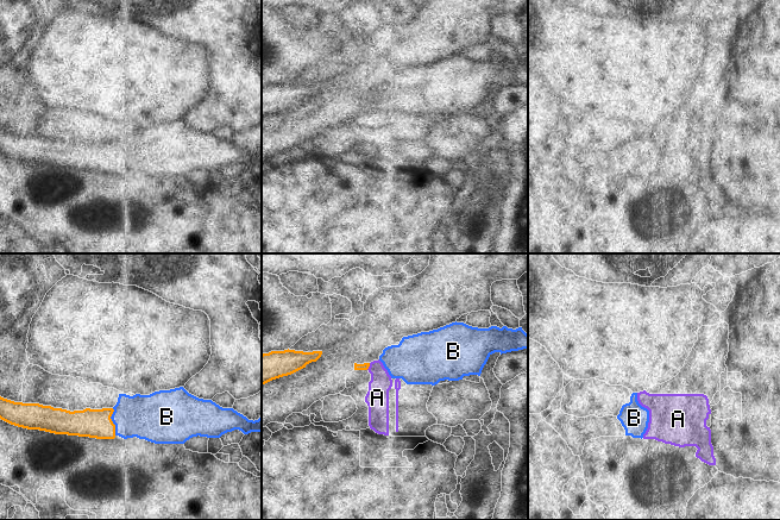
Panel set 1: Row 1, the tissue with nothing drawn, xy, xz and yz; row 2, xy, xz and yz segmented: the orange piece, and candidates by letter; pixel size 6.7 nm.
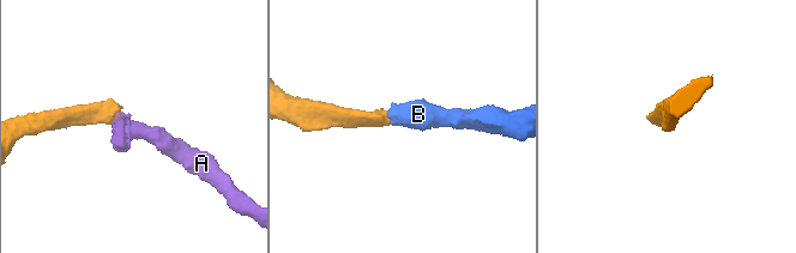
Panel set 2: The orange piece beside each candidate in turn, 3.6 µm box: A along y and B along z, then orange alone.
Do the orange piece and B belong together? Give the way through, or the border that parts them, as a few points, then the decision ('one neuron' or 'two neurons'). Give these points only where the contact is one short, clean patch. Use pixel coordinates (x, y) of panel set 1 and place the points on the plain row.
across xy (98, 157), (112, 155), (131, 150), (146, 150) | one neuron

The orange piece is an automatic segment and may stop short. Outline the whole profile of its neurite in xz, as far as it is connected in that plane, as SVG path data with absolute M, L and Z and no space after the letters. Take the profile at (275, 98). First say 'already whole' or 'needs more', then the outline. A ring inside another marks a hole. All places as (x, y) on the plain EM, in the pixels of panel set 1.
already whole; M295 83L271 84L262 88L262 118L291 108L312 95L316 95L322 84L303 86Z

